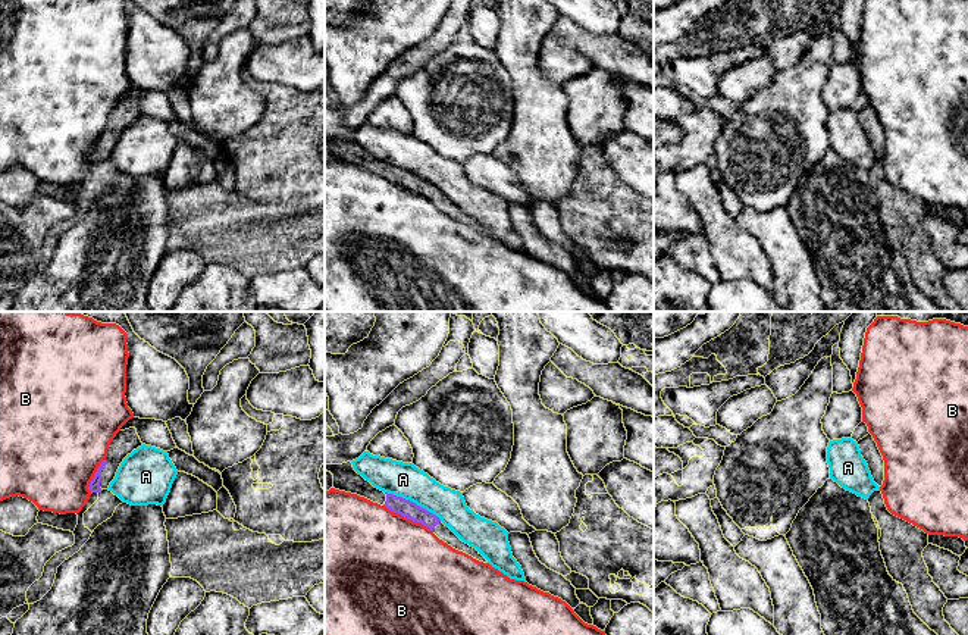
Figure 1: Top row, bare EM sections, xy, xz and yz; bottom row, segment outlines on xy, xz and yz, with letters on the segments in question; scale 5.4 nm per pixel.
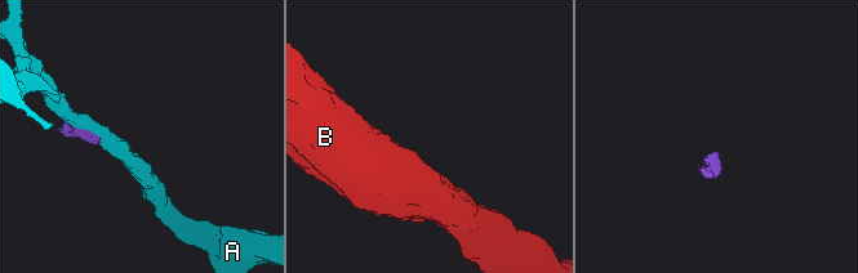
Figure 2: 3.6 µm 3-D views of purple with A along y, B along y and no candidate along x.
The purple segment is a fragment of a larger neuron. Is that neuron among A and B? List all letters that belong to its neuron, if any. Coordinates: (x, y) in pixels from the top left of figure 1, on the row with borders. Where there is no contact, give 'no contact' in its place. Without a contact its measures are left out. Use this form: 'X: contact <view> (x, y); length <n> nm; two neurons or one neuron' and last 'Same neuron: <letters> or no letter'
A: contact xz (412, 501); length 360 nm; two neurons
B: contact xz (409, 518); length 300 nm; two neurons
Same neuron: no letter

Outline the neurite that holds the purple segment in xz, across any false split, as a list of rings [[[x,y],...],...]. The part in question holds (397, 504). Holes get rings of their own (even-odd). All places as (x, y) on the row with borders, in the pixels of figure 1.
[[[351,462],[342,464],[325,464],[325,470],[333,475],[332,488],[357,494],[373,503],[385,506],[391,512],[398,513],[413,522],[422,523],[452,548],[463,551],[479,562],[488,563],[488,560],[476,548],[463,542],[448,526],[441,522],[438,516],[410,500],[375,488],[369,481],[354,470]]]

